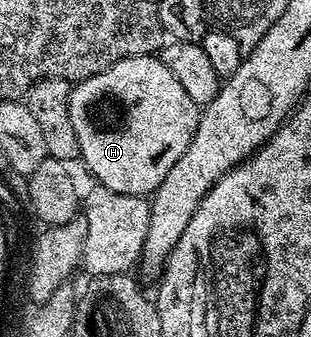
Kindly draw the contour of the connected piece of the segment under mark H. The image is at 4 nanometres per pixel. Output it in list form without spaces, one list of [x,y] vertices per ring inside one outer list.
[[[156,55],[123,58],[119,62],[115,62],[115,66],[111,66],[91,78],[76,81],[72,85],[69,94],[69,117],[71,118],[71,126],[75,130],[75,138],[79,138],[80,163],[83,162],[89,167],[90,174],[97,179],[96,183],[100,187],[110,188],[119,194],[148,197],[156,192],[157,187],[167,178],[167,173],[171,171],[171,166],[175,166],[175,162],[179,162],[179,158],[183,158],[183,150],[187,150],[187,146],[191,146],[191,138],[195,138],[198,115],[199,106],[195,102],[191,102],[191,97],[188,96],[187,90],[183,90],[183,86],[179,86],[175,74],[171,74],[171,70],[167,70],[167,66],[163,66],[163,62]]]

